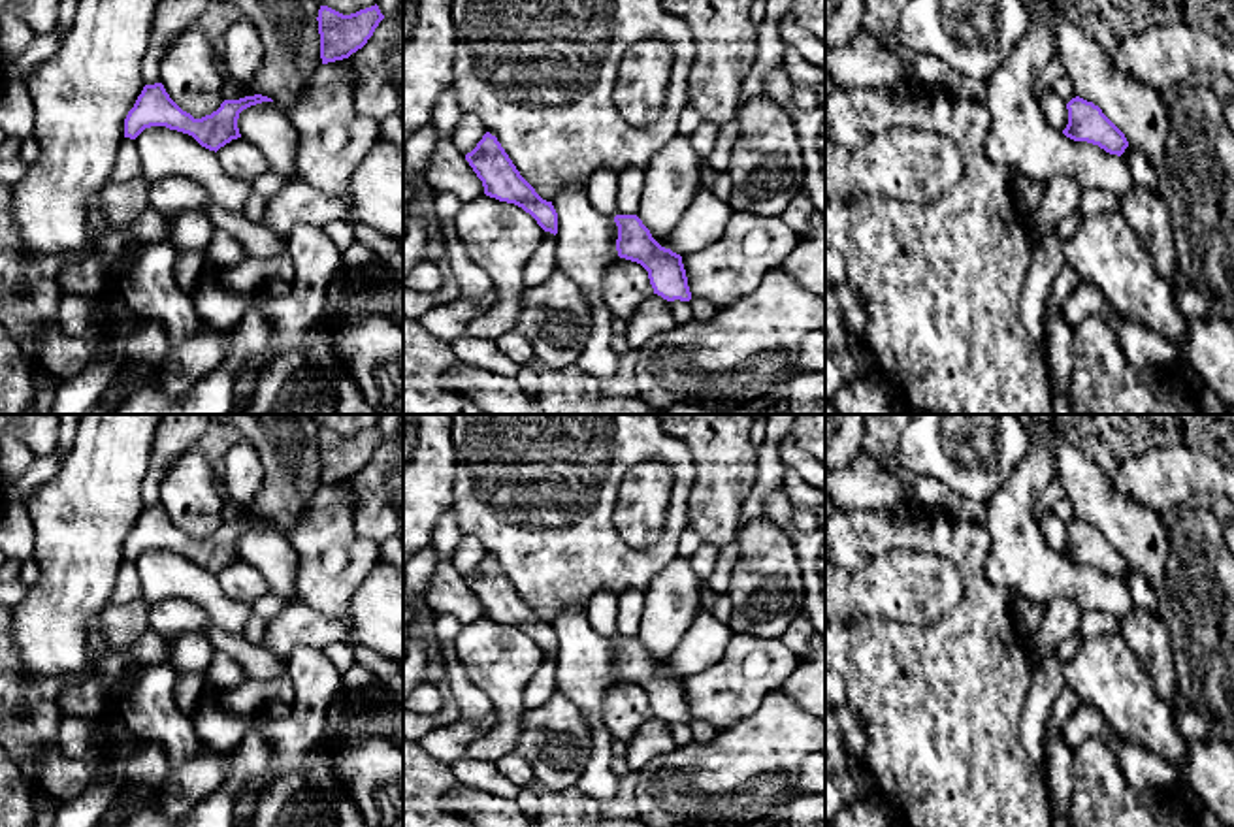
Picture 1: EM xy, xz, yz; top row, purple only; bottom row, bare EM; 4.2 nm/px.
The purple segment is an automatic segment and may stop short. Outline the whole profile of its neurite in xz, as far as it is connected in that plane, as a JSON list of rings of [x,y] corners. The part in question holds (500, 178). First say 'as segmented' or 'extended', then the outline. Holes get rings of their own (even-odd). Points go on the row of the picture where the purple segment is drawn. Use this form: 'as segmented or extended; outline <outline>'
as segmented; outline [[[486,132],[465,160],[482,181],[486,196],[522,207],[544,232],[558,234],[558,213],[552,202],[543,200],[520,175],[495,136]]]

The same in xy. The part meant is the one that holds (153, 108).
as segmented; outline [[[162,83],[145,85],[124,119],[124,138],[136,139],[145,128],[166,126],[192,136],[202,147],[217,153],[232,139],[241,138],[239,113],[262,102],[273,100],[262,94],[224,100],[211,115],[194,119],[170,98]]]

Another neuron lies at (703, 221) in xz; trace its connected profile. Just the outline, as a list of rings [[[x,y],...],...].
[[[701,188],[674,224],[671,249],[684,256],[712,245],[725,232],[731,213],[727,202]]]

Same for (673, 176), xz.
[[[676,134],[644,168],[644,190],[637,217],[652,237],[671,249],[671,234],[680,215],[703,188],[701,166],[690,136]]]

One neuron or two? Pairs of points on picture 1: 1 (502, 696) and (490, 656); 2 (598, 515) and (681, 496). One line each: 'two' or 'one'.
1: one
2: one

